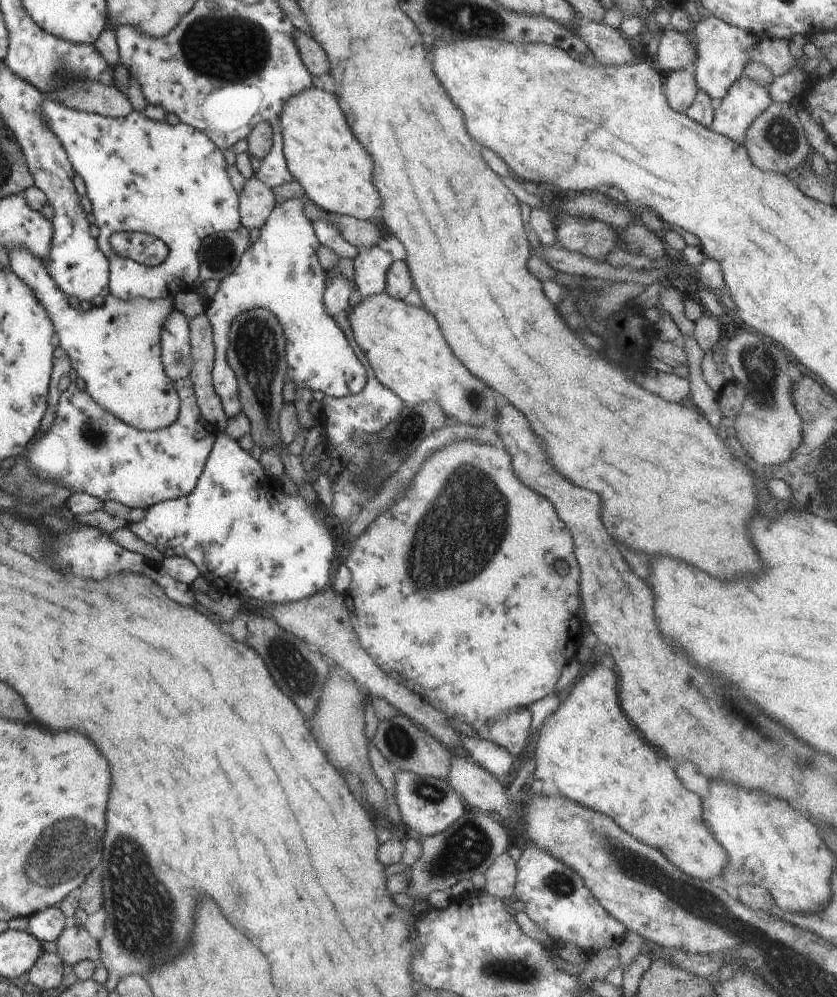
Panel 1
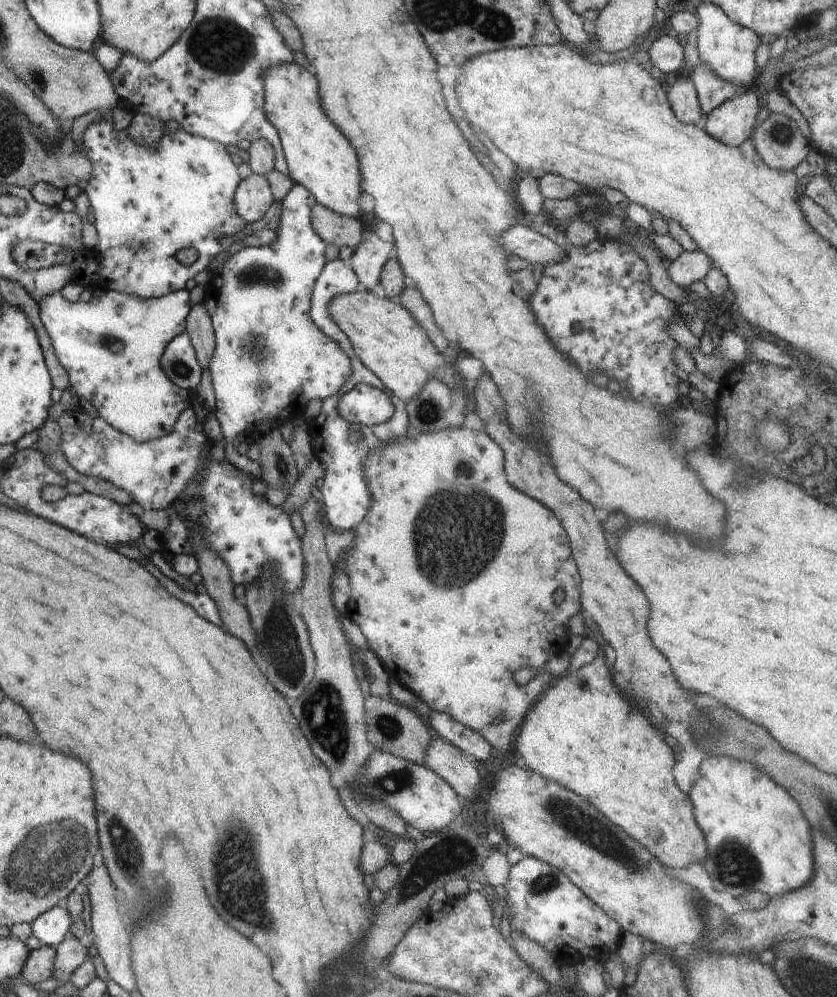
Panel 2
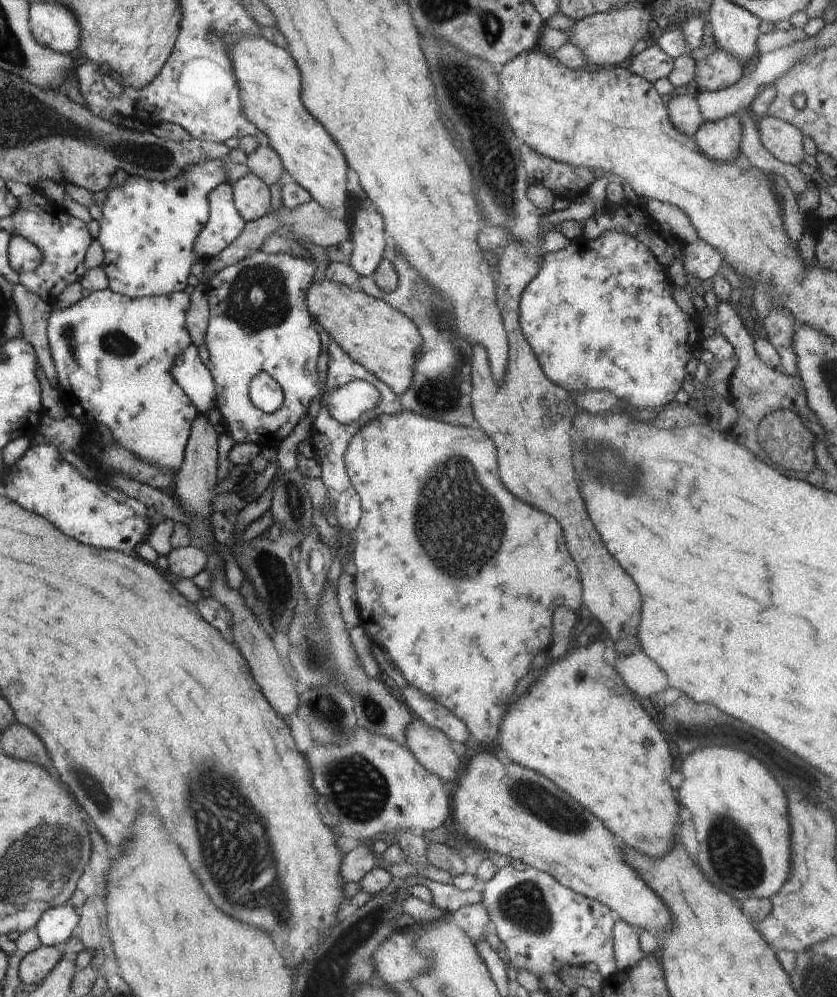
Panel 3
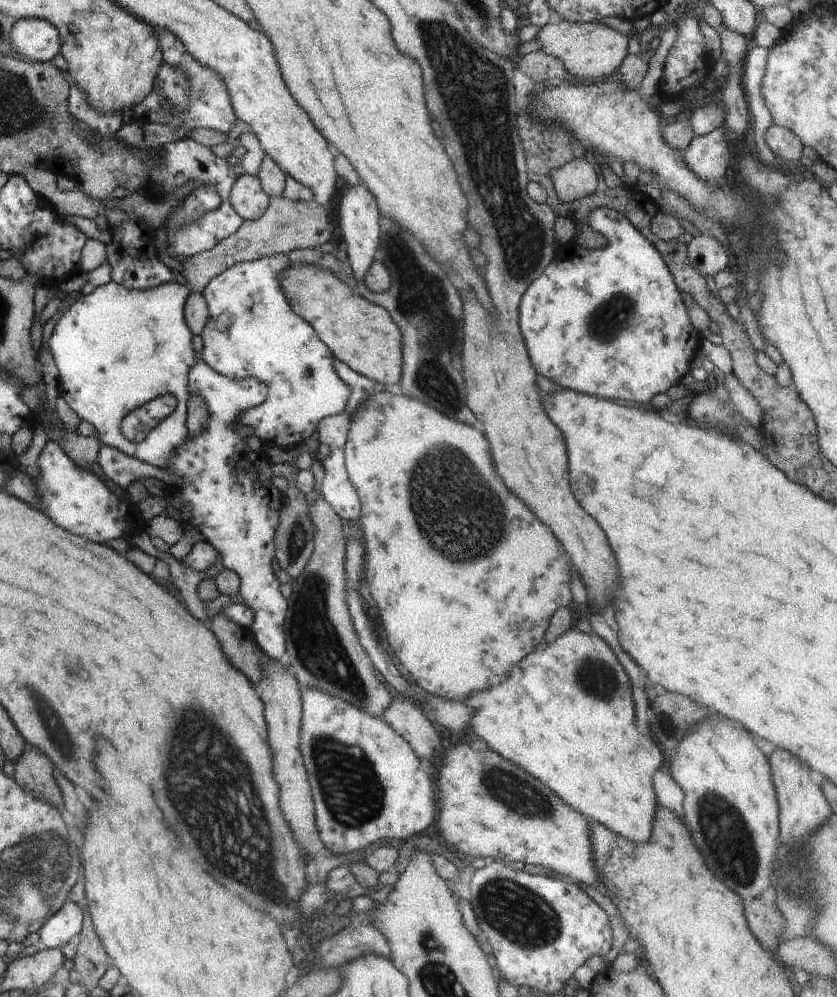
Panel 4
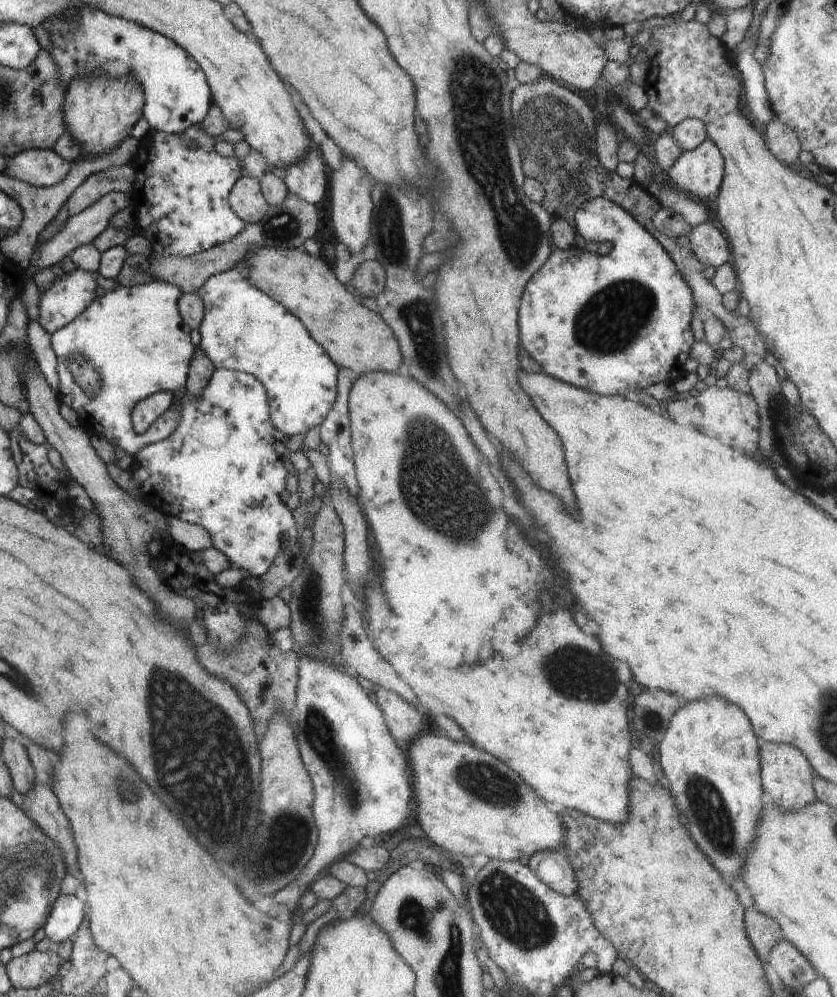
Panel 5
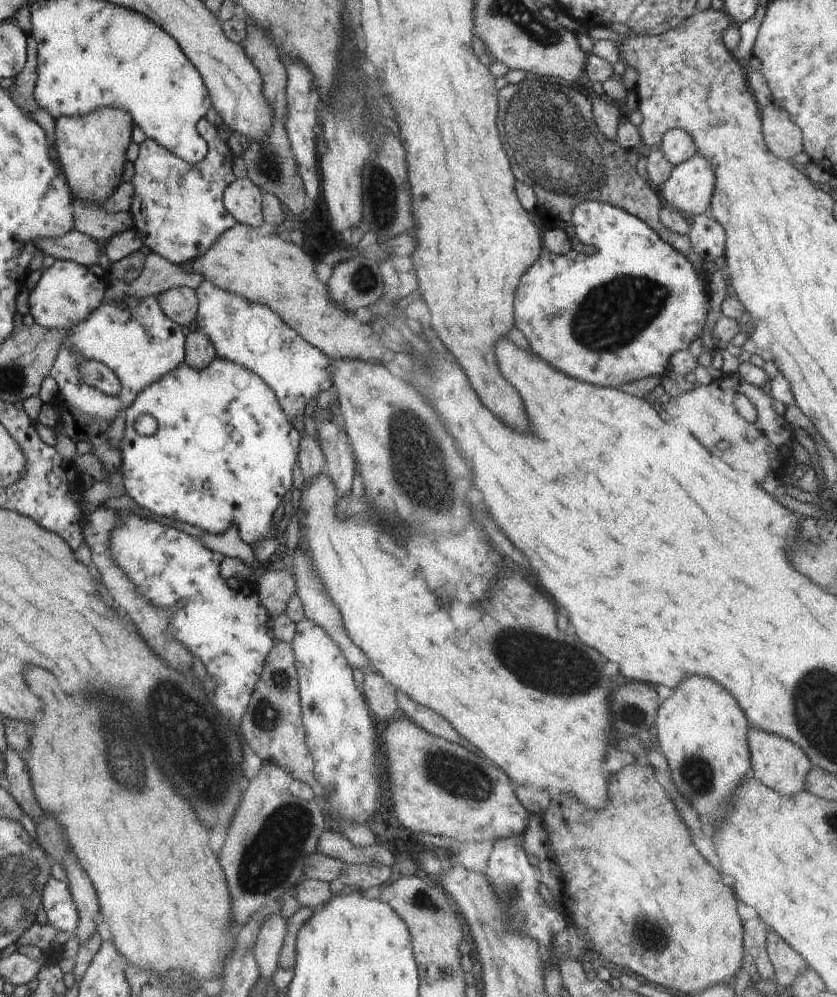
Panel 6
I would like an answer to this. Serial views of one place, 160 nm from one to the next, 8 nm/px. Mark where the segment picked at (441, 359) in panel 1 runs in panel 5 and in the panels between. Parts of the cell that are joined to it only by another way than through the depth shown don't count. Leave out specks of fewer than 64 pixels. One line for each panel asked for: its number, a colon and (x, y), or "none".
2: (386, 338)
3: (383, 340)
4: (362, 335)
5: (355, 338)

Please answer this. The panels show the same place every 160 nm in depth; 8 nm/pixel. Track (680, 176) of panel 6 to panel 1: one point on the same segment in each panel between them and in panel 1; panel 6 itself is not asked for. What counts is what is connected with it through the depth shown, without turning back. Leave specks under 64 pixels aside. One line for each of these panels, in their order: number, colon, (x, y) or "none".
1: (746, 100)
2: (732, 123)
3: (719, 141)
4: (708, 157)
5: (699, 172)

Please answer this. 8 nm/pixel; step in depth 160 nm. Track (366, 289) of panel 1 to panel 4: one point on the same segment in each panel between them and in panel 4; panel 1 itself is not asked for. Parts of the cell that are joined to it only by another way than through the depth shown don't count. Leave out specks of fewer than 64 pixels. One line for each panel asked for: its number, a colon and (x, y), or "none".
2: (368, 258)
3: (368, 235)
4: (358, 216)

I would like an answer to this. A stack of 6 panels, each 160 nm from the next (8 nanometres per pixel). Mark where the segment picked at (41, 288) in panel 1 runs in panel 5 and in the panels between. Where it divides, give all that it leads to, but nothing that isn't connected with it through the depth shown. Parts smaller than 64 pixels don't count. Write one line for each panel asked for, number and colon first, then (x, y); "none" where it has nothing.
2: (110, 347)
3: (99, 379)
4: (116, 349)
5: (135, 338)

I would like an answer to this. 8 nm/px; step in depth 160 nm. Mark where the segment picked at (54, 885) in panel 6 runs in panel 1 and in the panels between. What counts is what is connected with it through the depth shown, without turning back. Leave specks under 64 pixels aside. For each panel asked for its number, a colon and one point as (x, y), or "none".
1: (48, 925)
2: (51, 928)
3: (57, 925)
4: (65, 925)
5: (66, 914)

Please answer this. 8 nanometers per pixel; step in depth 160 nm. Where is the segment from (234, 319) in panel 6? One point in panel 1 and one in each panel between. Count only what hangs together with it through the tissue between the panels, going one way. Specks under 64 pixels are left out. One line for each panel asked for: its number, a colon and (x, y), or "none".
1: (280, 272)
2: (264, 293)
3: (258, 322)
4: (252, 331)
5: (243, 329)

